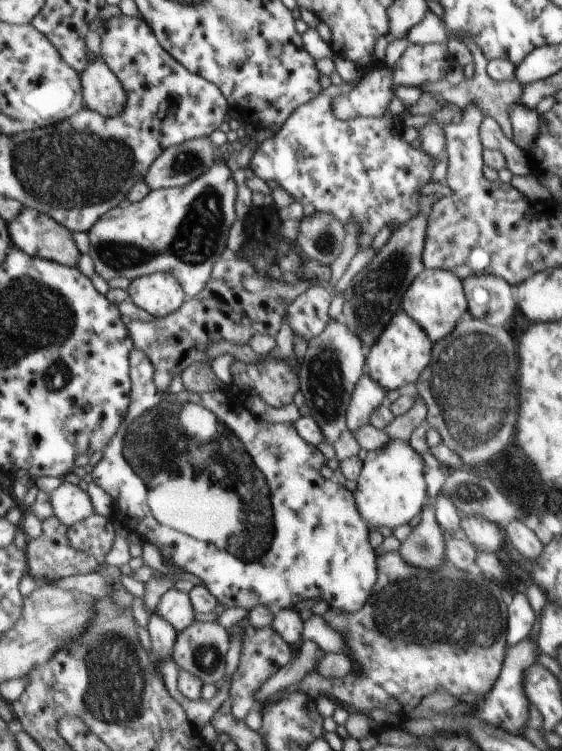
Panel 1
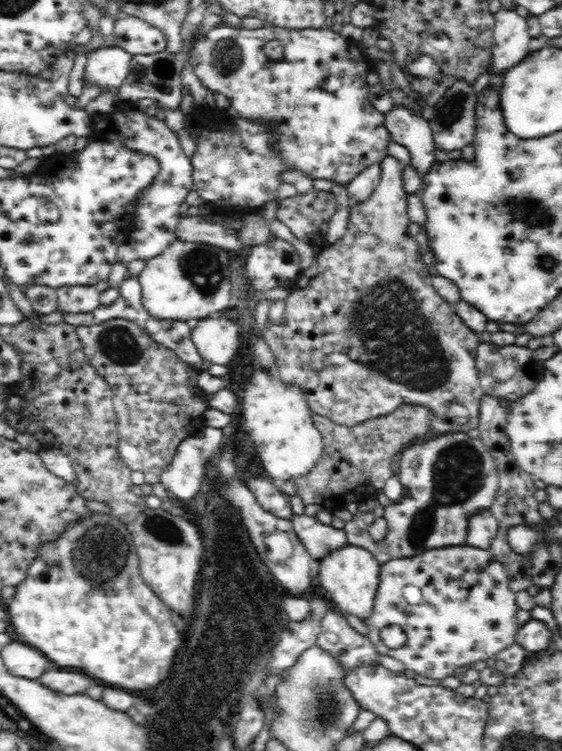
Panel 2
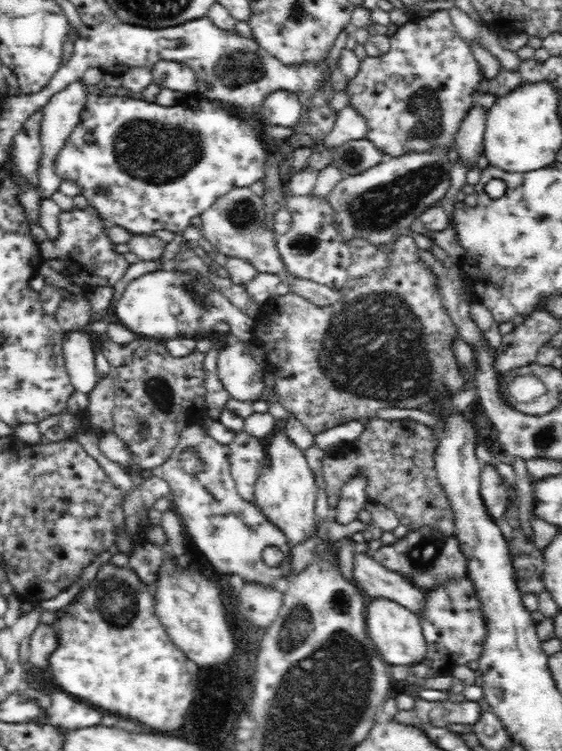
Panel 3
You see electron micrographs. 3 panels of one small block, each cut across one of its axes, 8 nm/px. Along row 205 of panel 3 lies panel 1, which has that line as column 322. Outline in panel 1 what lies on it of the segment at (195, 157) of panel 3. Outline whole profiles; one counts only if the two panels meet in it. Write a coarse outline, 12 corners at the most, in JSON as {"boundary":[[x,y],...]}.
{"boundary":[[357,83],[301,106],[246,165],[358,224],[420,214],[432,158],[394,116],[344,120]]}

